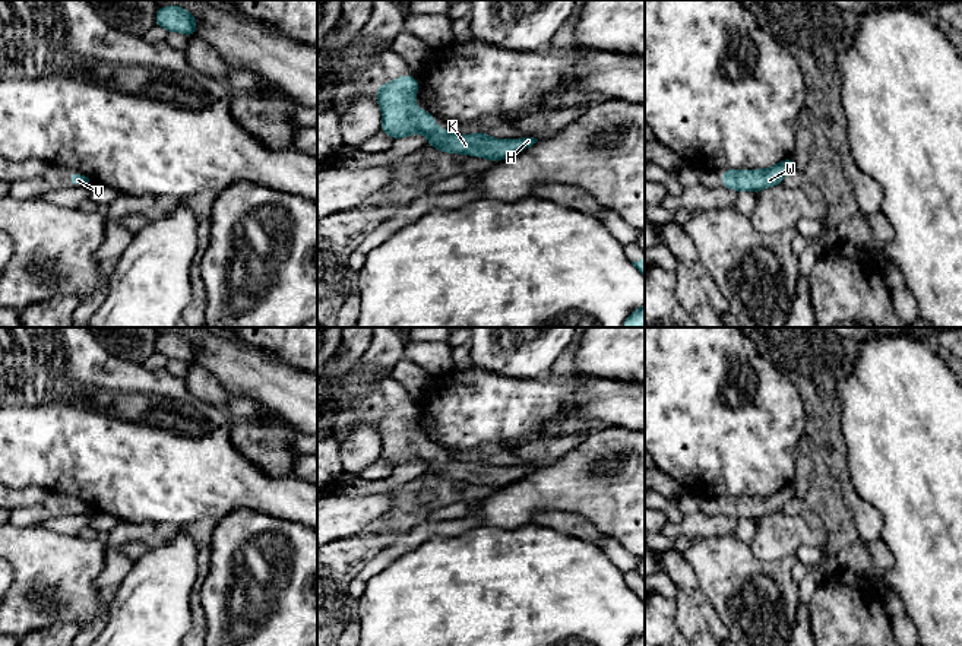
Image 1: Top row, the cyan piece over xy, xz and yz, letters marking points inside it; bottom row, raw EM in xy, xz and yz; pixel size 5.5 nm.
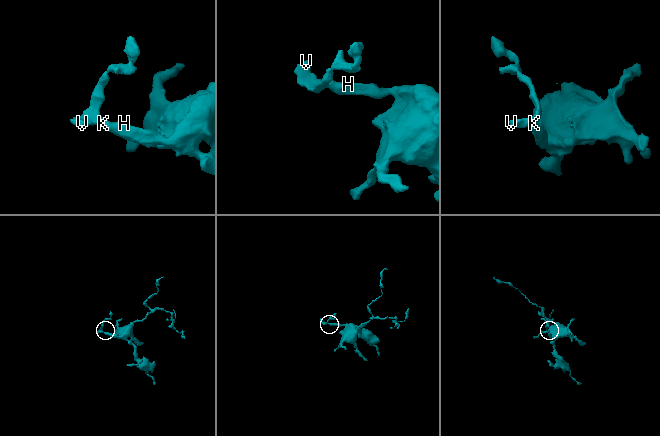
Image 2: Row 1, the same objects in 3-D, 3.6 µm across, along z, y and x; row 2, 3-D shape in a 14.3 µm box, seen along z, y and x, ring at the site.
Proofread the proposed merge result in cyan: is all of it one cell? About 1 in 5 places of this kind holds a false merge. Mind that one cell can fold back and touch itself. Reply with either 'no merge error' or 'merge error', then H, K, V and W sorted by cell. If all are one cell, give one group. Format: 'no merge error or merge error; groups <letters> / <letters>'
no merge error; groups H K V W

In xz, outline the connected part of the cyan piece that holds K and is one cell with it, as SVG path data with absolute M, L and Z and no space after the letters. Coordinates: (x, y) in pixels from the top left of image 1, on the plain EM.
M404 402L377 414L376 425L382 436L380 457L393 468L424 460L428 466L427 472L433 472L434 478L453 482L468 481L469 484L488 485L491 490L513 484L538 469L535 465L494 466L481 457L458 463L450 456L439 456L436 446L427 437L415 434L418 412L415 403Z

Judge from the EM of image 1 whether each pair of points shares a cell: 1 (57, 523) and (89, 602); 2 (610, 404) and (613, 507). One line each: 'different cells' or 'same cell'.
1: different cells
2: different cells

